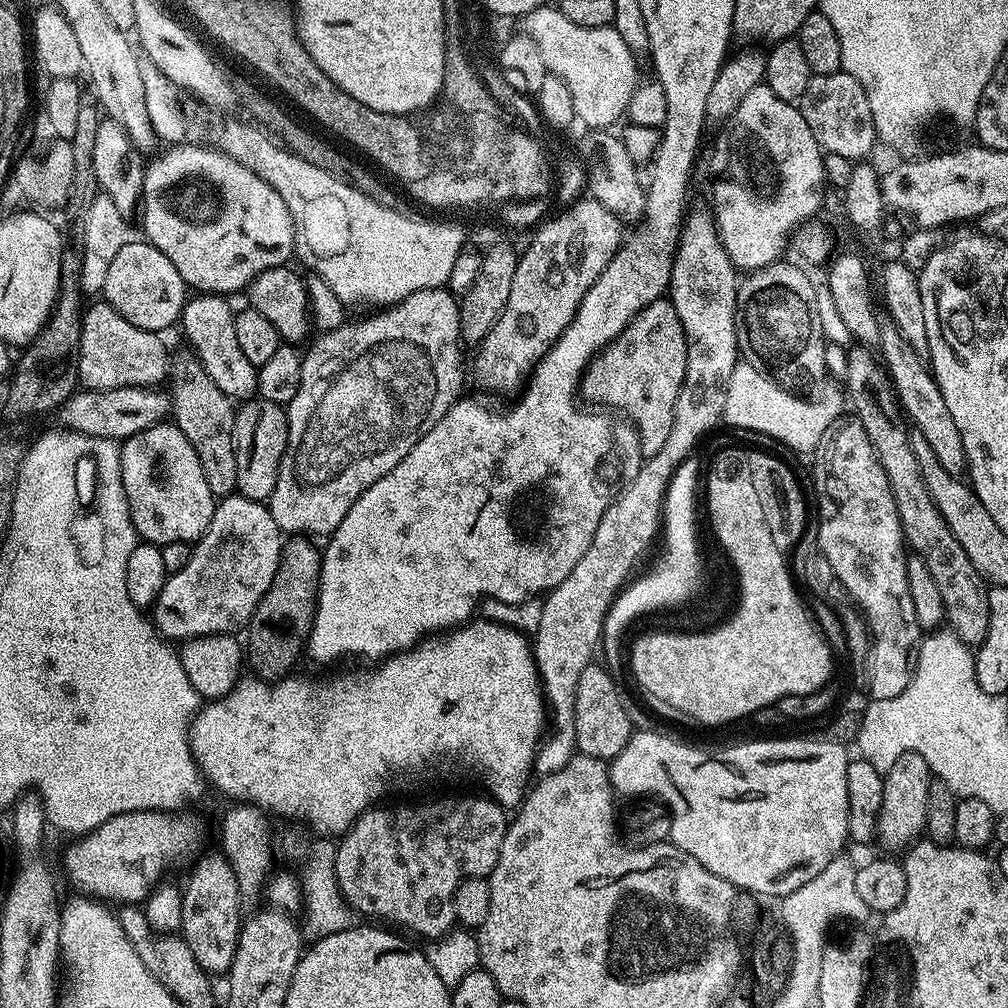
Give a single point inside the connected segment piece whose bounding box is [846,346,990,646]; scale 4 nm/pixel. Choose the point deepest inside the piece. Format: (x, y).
(964, 593)

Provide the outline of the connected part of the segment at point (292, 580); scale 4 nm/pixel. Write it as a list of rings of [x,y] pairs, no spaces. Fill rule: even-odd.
[[[292,538],[285,543],[274,580],[270,582],[270,588],[266,590],[266,594],[262,594],[262,602],[258,602],[251,620],[246,625],[246,633],[248,632],[246,664],[247,667],[252,667],[256,671],[253,673],[264,682],[282,680],[291,673],[288,671],[295,666],[296,659],[300,656],[300,648],[302,652],[308,634],[312,630],[312,619],[316,616],[316,596],[320,592],[320,557],[322,552],[319,547],[315,548],[311,542],[313,543],[308,538]]]

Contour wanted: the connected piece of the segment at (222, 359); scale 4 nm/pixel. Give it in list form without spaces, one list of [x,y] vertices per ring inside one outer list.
[[[196,294],[185,303],[184,312],[180,315],[179,327],[184,327],[184,336],[188,339],[188,344],[193,348],[195,359],[199,360],[200,365],[204,367],[204,372],[214,382],[214,386],[218,386],[218,390],[222,390],[222,394],[226,394],[233,401],[243,402],[257,395],[256,390],[256,374],[257,365],[250,362],[250,358],[246,358],[246,354],[242,354],[242,350],[238,350],[238,338],[234,334],[234,322],[236,321],[236,312],[227,304],[225,297],[220,294]]]

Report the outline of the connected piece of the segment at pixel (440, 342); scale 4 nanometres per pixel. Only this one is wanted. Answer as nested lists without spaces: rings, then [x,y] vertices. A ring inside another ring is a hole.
[[[444,286],[423,288],[377,312],[377,316],[353,324],[344,322],[338,329],[317,335],[317,340],[311,341],[312,349],[303,353],[302,382],[298,394],[286,405],[286,450],[276,485],[266,501],[281,533],[327,537],[346,518],[346,510],[354,506],[356,499],[382,474],[394,470],[453,402],[461,399],[464,372],[460,369],[457,297]]]

